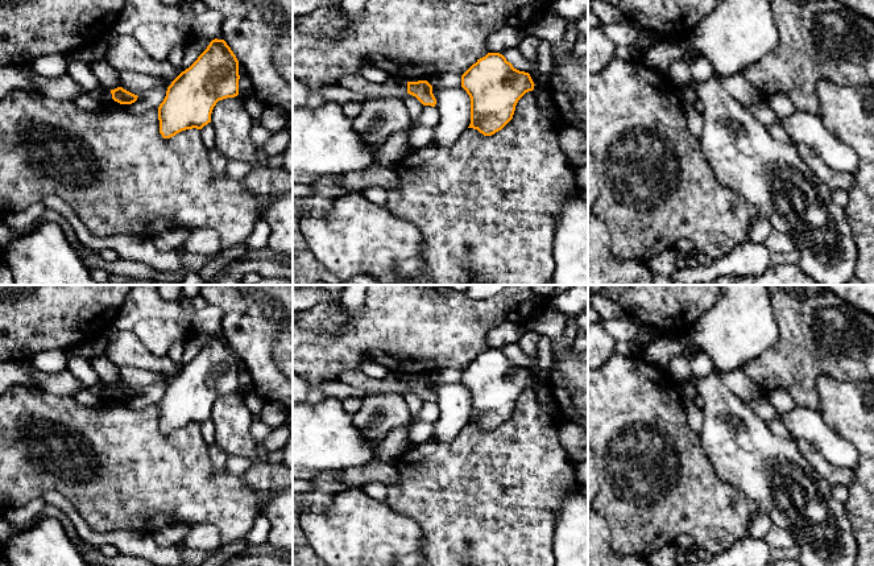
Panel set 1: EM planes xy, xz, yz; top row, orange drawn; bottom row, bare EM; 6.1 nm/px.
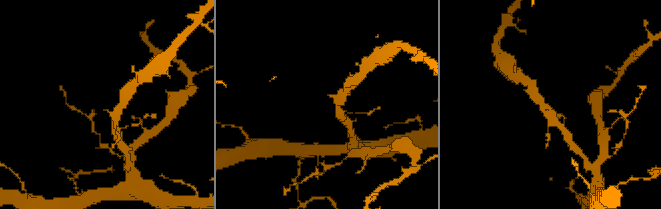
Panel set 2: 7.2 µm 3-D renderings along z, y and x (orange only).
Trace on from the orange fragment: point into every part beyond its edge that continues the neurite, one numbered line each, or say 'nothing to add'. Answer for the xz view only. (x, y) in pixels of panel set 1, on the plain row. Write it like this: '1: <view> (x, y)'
1: xz (357, 379)

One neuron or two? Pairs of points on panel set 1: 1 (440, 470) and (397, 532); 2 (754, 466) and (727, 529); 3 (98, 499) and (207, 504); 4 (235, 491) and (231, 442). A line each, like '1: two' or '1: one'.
1: two
2: two
3: one
4: two

